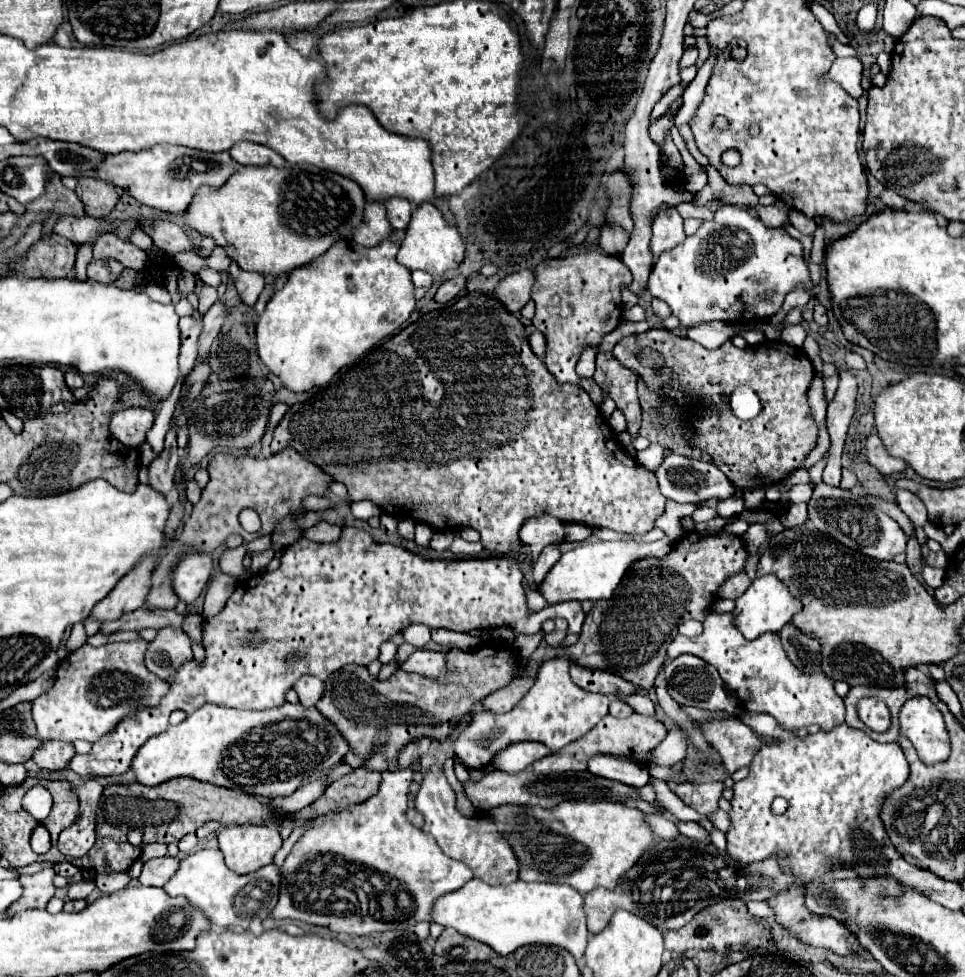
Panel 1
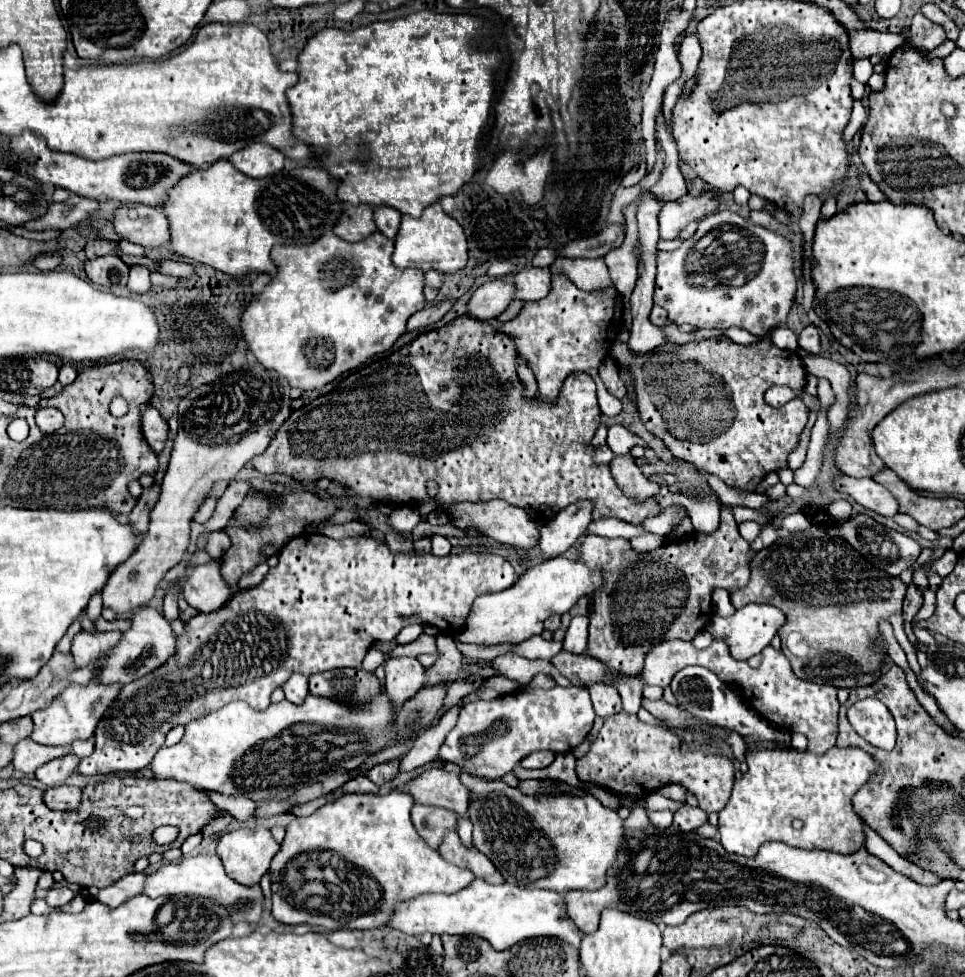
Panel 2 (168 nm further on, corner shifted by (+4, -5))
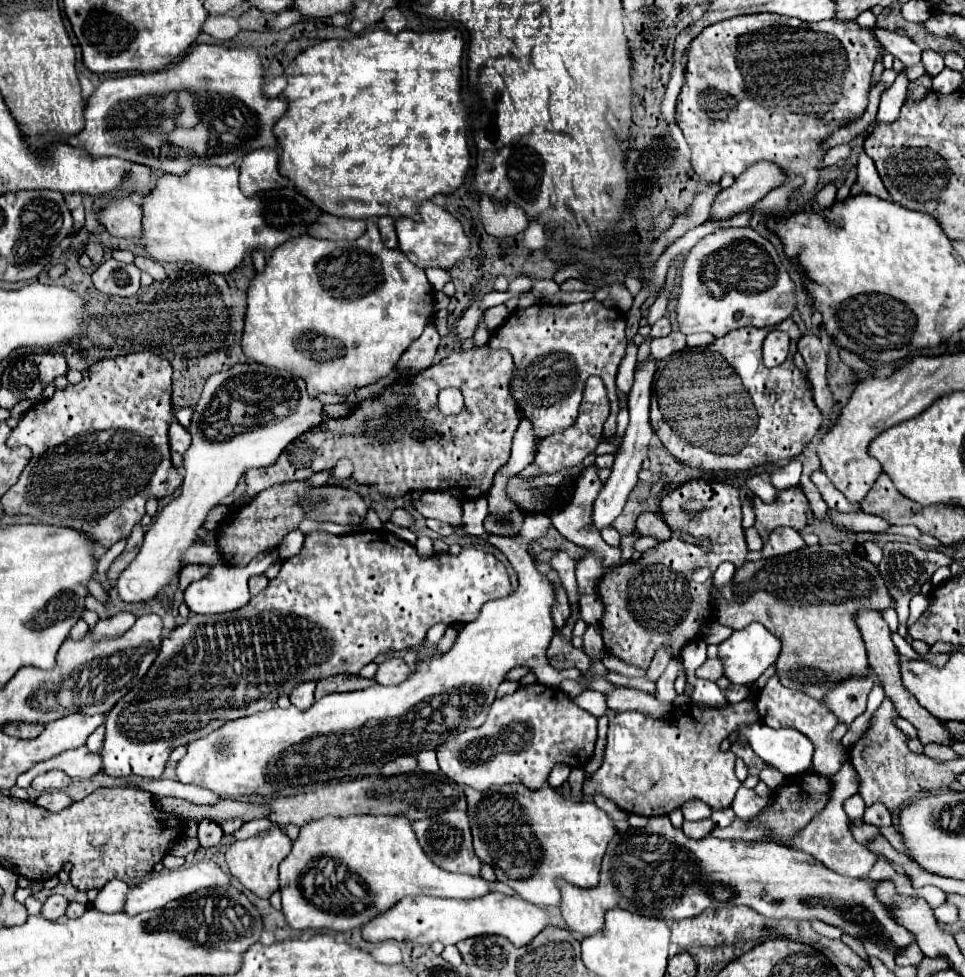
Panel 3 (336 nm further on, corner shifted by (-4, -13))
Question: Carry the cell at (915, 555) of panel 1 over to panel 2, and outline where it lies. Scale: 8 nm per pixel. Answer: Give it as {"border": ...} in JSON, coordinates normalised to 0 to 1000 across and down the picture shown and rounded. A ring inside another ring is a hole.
{"border":[[[945,597],[940,601],[939,609],[936,616],[935,631],[937,646],[946,661],[950,661],[951,655],[947,650],[945,636],[956,619],[956,609]]]}

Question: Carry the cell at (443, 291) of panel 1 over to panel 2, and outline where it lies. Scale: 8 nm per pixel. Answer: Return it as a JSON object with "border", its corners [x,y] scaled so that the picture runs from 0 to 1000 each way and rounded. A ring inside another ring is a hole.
{"border":[[[458,307],[454,311],[448,311],[448,313],[441,313],[439,317],[431,319],[425,328],[423,328],[423,340],[427,338],[435,338],[435,336],[444,336],[448,332],[452,332],[466,315],[468,315],[470,309],[464,309],[464,307]]]}

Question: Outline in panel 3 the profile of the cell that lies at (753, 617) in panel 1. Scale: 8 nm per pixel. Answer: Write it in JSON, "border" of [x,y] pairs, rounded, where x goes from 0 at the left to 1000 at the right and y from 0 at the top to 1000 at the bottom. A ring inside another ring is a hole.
{"border":[[[779,637],[777,641],[759,647],[759,651],[746,659],[746,676],[750,680],[750,692],[761,700],[783,698],[792,690],[792,686],[804,678],[806,669],[808,669],[808,655],[785,637]]]}

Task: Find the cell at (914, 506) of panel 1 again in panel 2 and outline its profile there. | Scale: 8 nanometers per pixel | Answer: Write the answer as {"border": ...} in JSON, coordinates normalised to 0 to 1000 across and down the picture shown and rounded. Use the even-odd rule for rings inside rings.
{"border":[[[868,487],[862,497],[873,504],[879,506],[885,514],[893,516],[895,520],[914,526],[914,528],[926,528],[931,524],[928,512],[924,510],[924,506],[920,506],[920,502],[916,502],[916,497],[912,497],[910,493],[906,493],[904,489],[879,489],[879,487]]]}

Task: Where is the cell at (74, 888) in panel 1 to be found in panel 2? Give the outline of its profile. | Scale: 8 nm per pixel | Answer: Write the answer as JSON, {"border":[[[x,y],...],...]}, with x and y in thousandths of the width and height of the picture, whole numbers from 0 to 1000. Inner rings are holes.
{"border":[[[54,907],[52,911],[50,911],[50,915],[48,915],[48,925],[50,927],[54,927],[54,929],[62,929],[62,927],[66,927],[70,921],[75,921],[77,919],[77,913],[73,911],[73,909],[66,909],[66,907]]]}

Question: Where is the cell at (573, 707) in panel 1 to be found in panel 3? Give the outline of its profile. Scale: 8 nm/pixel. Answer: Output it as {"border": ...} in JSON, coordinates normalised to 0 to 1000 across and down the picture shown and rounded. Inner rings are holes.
{"border":[[[562,700],[539,702],[533,710],[522,712],[520,716],[512,716],[504,739],[497,745],[487,745],[473,755],[466,755],[458,764],[454,764],[454,782],[456,788],[475,802],[487,805],[491,809],[506,809],[510,805],[539,800],[549,809],[558,809],[566,802],[566,794],[574,782],[589,784],[605,784],[616,772],[618,762],[618,739],[620,735],[597,723],[580,704],[568,704]]]}

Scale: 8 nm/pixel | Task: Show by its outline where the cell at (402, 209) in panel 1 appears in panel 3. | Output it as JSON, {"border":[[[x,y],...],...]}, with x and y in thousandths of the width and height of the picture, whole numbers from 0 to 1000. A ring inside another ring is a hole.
{"border":[[[402,221],[392,223],[392,233],[396,240],[396,246],[402,254],[412,254],[412,244],[410,244],[410,233],[408,233],[408,225]]]}

